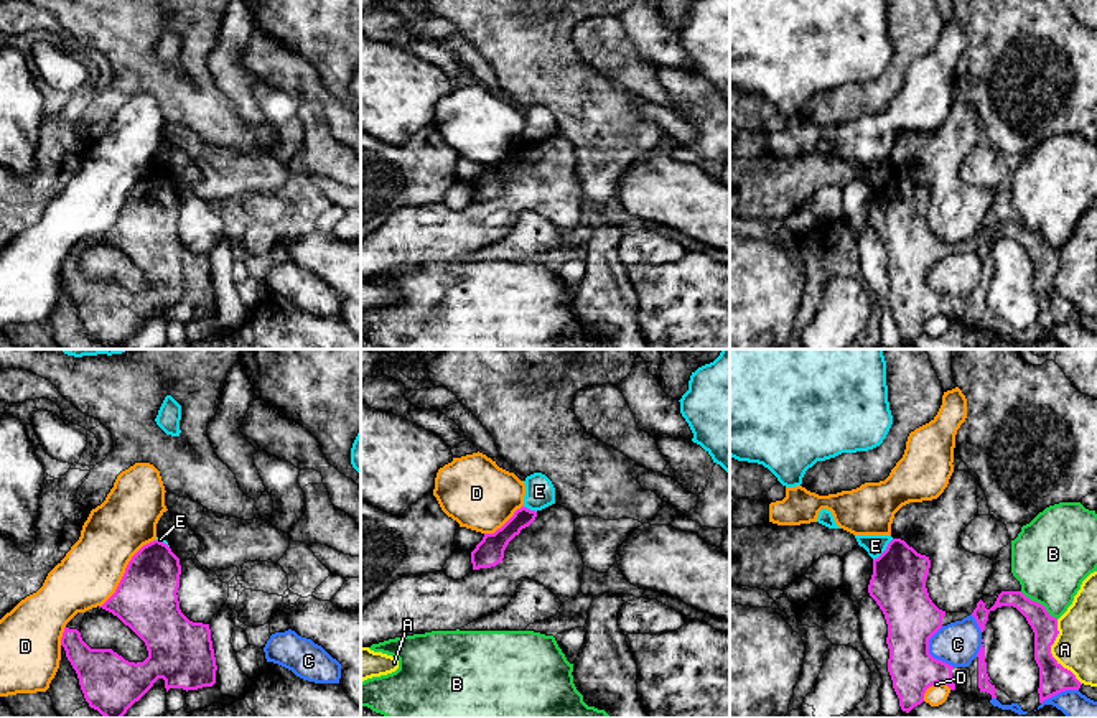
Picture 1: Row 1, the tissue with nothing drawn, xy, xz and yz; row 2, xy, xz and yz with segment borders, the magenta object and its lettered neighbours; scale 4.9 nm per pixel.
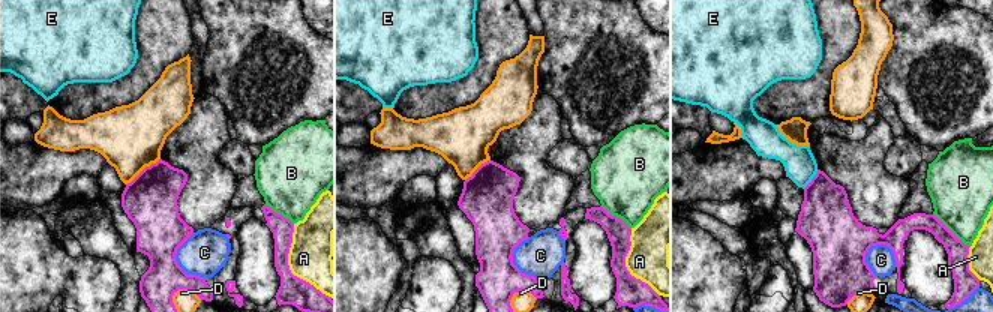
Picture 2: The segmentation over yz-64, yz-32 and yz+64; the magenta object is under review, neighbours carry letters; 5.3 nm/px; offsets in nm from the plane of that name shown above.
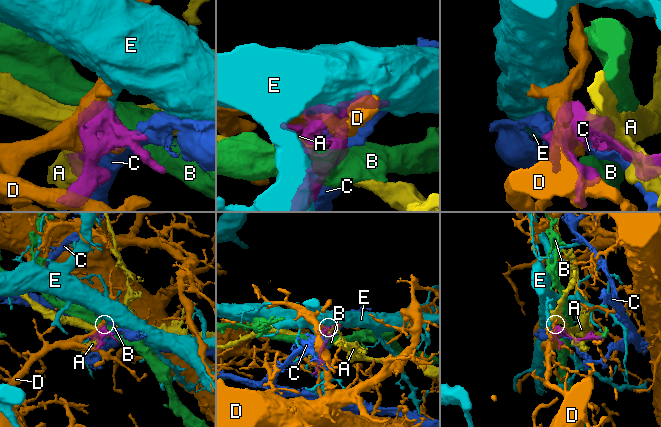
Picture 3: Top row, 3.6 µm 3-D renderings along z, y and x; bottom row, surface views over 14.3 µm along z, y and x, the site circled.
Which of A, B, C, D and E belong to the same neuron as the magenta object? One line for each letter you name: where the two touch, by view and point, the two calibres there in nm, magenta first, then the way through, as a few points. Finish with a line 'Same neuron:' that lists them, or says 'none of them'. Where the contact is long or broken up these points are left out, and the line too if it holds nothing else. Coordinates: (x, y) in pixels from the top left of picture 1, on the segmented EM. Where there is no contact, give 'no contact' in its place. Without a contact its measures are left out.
Same neuron: none of them

